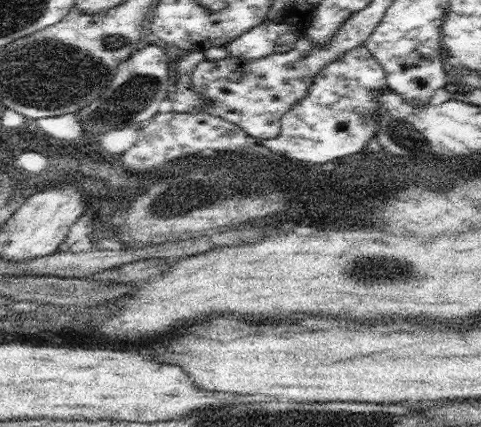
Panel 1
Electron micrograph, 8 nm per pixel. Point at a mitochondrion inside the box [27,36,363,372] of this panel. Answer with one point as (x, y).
(137, 92)

